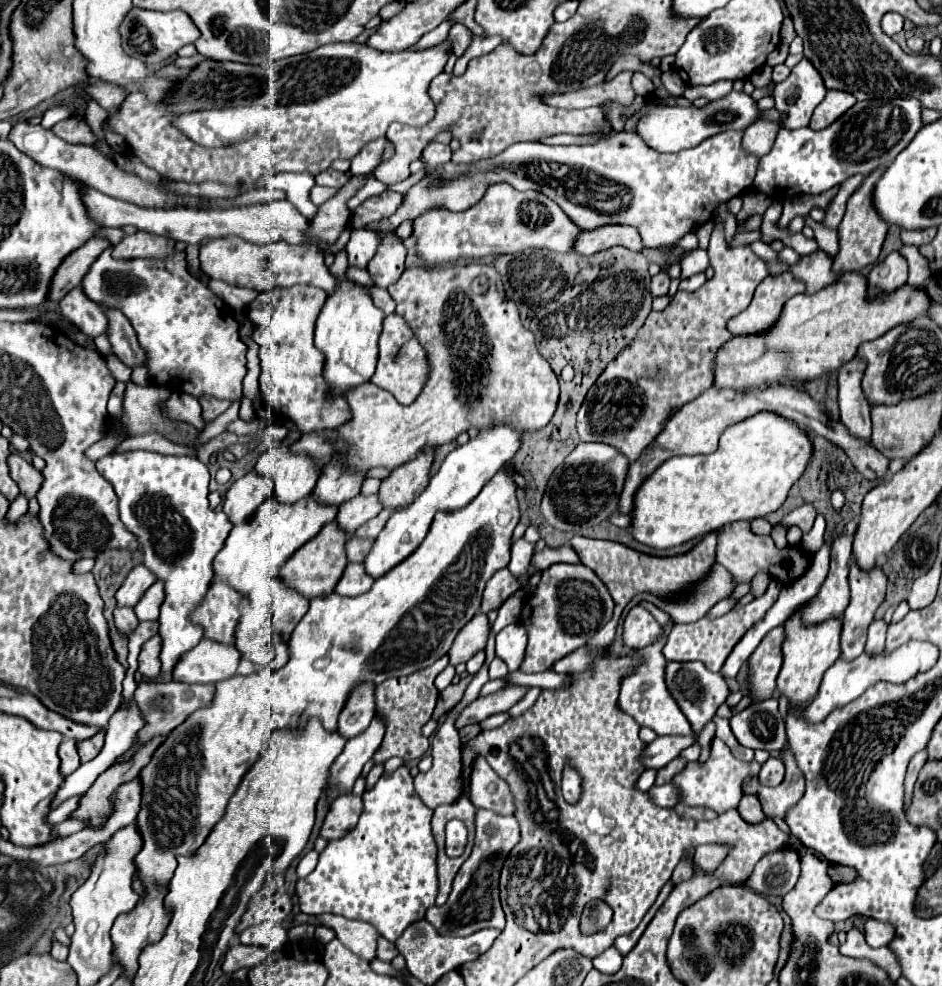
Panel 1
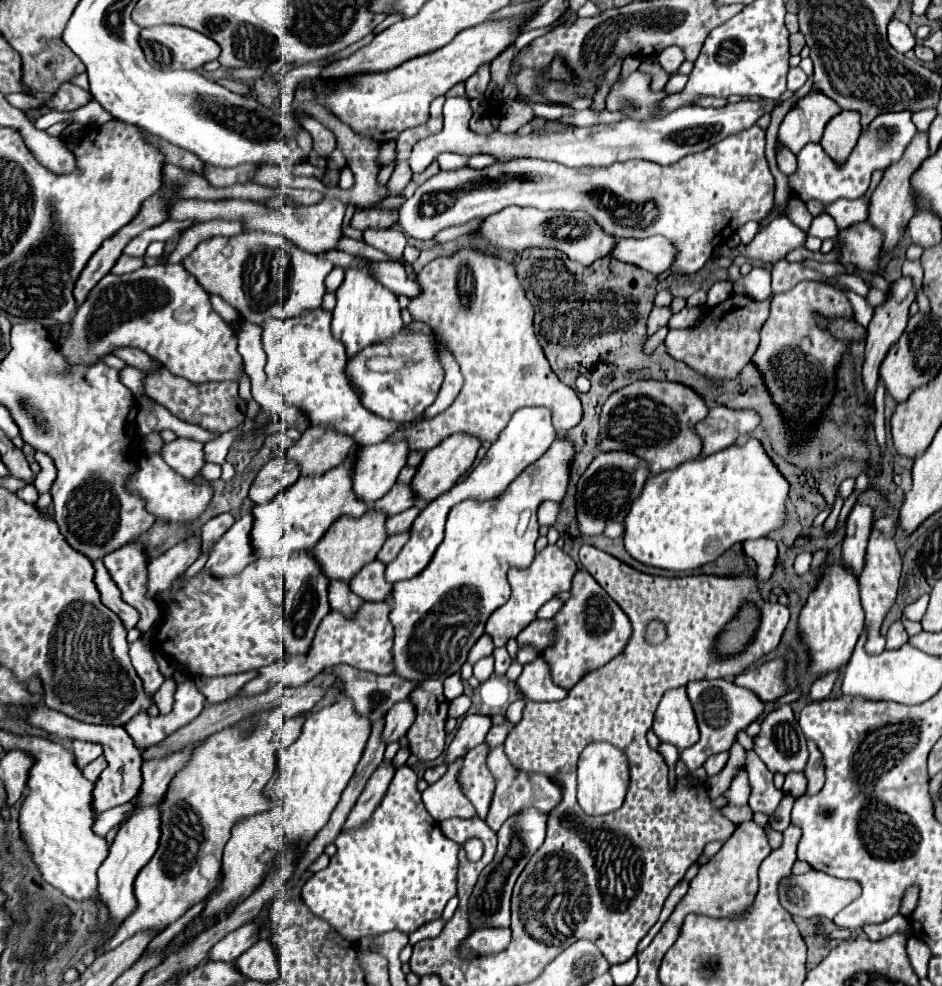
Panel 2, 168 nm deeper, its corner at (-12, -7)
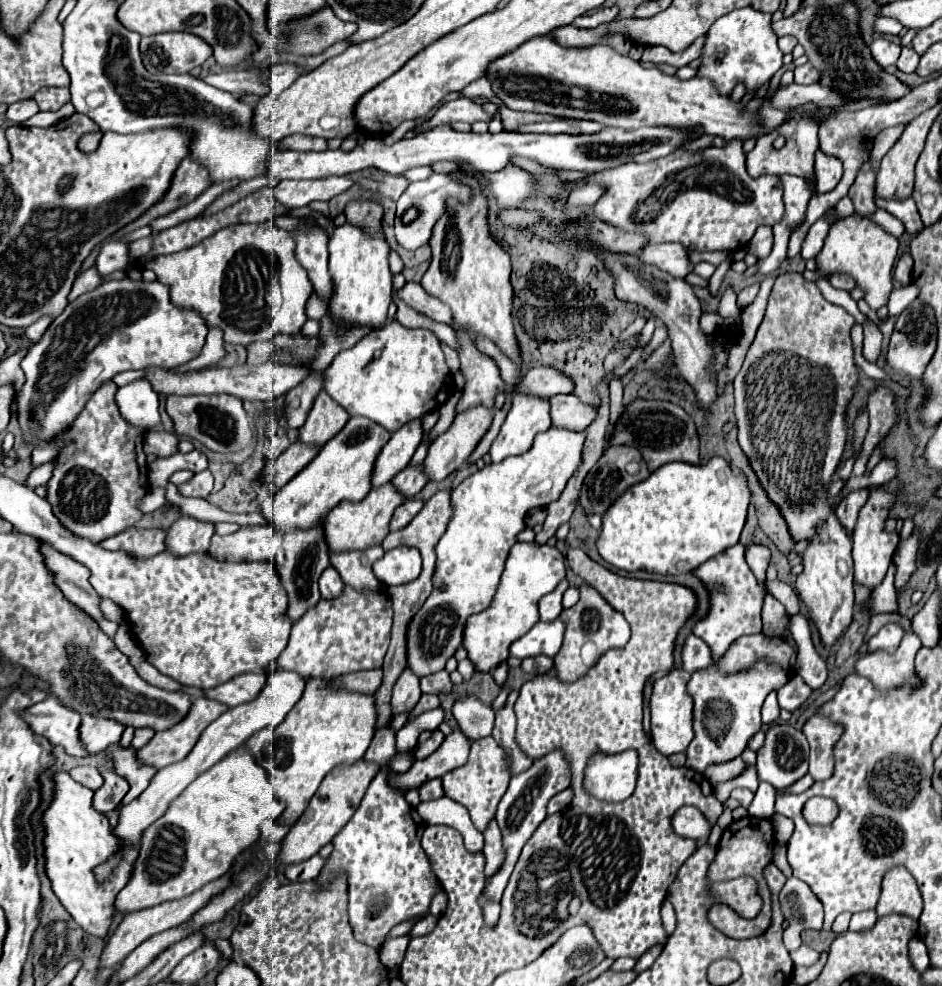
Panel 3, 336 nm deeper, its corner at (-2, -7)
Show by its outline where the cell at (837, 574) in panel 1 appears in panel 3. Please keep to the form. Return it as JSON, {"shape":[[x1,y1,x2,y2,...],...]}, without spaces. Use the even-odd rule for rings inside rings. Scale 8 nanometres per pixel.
{"shape":[[858,490,848,494,836,508,836,518,840,520,840,524,846,528,848,534,854,532,856,522,858,522,858,512,860,508,866,504,868,500,868,490]]}

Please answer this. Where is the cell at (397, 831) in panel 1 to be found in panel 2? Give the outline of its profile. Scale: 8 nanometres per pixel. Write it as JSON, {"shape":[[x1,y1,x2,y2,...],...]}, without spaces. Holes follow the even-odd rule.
{"shape":[[400,766,372,818,360,828,342,830,334,840,338,852,330,858,330,866,316,872,302,888,302,900,308,904,308,908,316,916,328,920,334,930,338,930,348,940,378,936,392,930,410,934,422,924,440,918,448,900,456,896,458,844,444,838,436,820,426,812,416,782,418,778,414,770]]}

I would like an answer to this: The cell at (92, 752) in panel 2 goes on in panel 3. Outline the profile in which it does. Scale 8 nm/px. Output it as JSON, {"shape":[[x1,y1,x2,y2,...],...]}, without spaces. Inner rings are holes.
{"shape":[[82,716,78,732,80,732,82,746,90,754,96,754,96,752,108,748,112,742,118,742,120,736,122,736,122,732,124,732,124,726,118,724,118,722,104,720,104,718]]}

